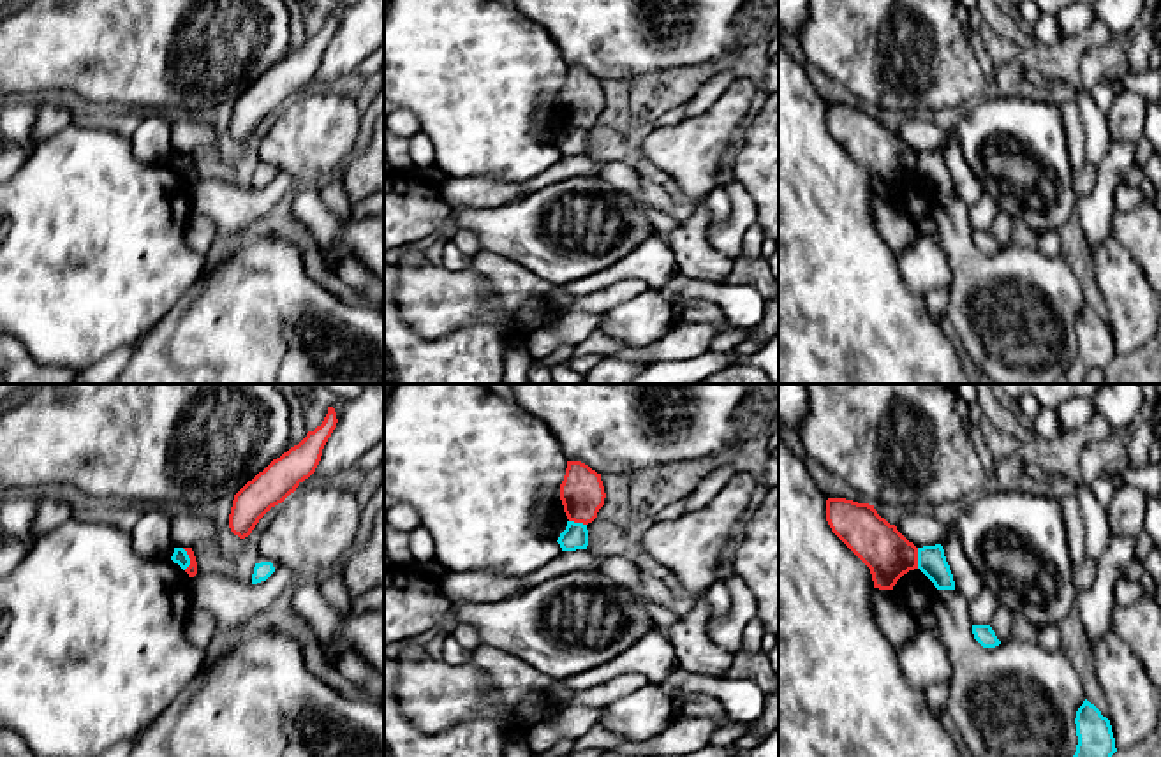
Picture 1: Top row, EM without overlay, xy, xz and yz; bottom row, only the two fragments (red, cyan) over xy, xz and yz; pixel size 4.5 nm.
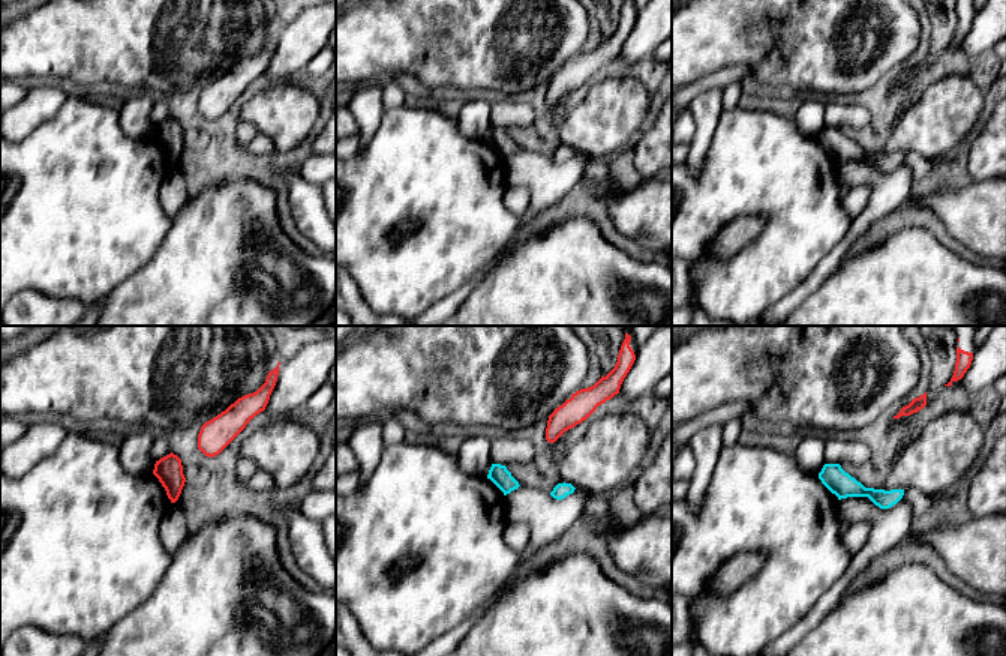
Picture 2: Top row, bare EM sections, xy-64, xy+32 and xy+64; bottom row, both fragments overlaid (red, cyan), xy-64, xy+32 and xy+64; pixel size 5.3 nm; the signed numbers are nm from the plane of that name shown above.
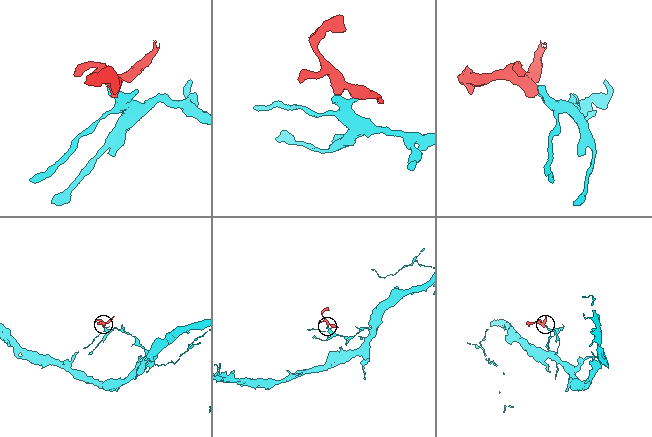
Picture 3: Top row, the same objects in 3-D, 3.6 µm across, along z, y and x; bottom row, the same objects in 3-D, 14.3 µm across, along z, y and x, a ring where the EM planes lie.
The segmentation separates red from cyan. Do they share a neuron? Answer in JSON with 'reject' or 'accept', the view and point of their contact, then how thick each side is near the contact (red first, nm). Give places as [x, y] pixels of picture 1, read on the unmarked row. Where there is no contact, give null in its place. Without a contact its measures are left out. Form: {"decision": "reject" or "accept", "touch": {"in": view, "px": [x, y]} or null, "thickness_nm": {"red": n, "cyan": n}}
{"decision": "reject", "touch": {"in": "xy", "px": [189, 162]}, "thickness_nm": {"red": 50, "cyan": 70}}

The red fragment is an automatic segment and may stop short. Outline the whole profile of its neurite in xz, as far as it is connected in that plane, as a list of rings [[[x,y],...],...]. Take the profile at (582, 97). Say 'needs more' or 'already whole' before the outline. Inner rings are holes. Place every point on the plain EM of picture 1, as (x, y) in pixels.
already whole | [[[567,67],[560,90],[560,106],[569,127],[588,130],[604,111],[604,92],[601,79],[581,67]]]

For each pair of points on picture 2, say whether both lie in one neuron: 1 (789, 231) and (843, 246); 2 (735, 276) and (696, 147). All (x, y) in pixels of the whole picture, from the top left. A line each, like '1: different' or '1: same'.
1: different
2: different

